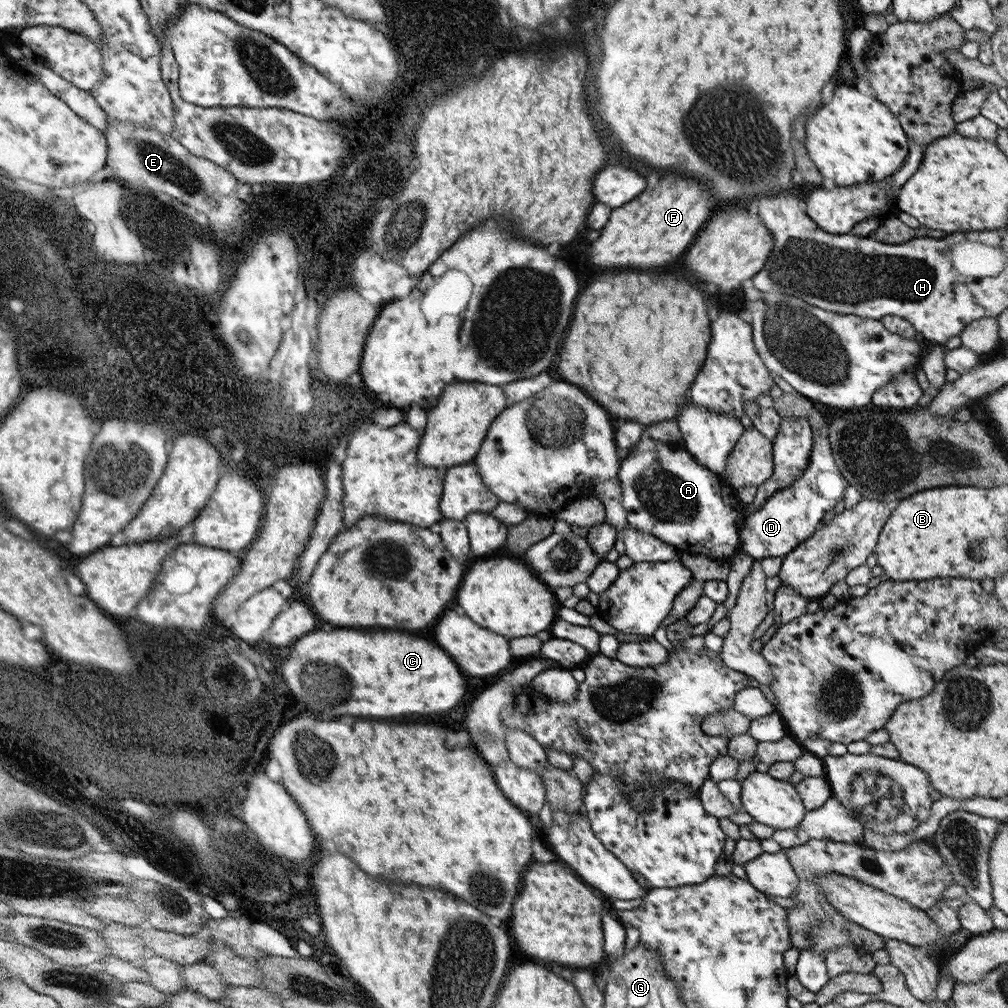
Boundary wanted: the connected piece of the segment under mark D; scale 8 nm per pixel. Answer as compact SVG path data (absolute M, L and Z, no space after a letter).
M823 425L820 430L812 430L812 447L807 464L804 466L800 477L797 477L793 483L780 488L769 495L762 505L755 510L747 510L741 527L738 530L738 539L740 549L746 552L751 558L760 559L763 557L782 557L793 548L804 542L804 540L813 534L820 525L821 518L825 516L825 512L829 512L837 502L843 499L843 490L847 483L839 474L839 470L835 466L831 447L826 437L826 425Z

